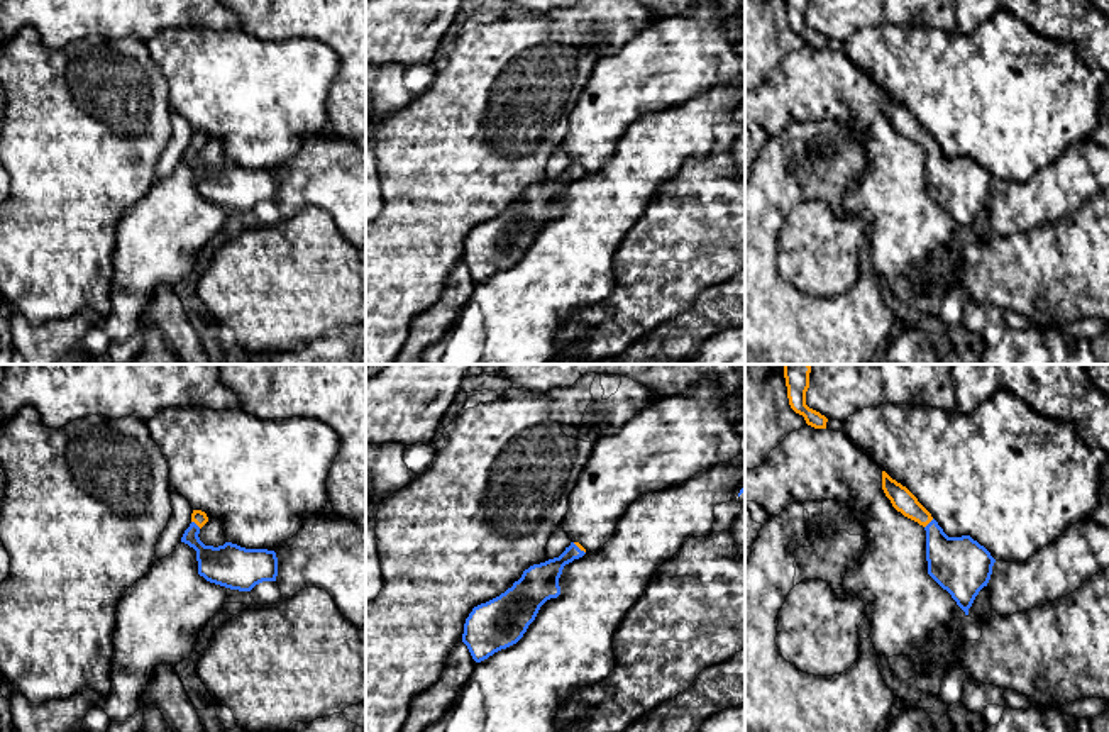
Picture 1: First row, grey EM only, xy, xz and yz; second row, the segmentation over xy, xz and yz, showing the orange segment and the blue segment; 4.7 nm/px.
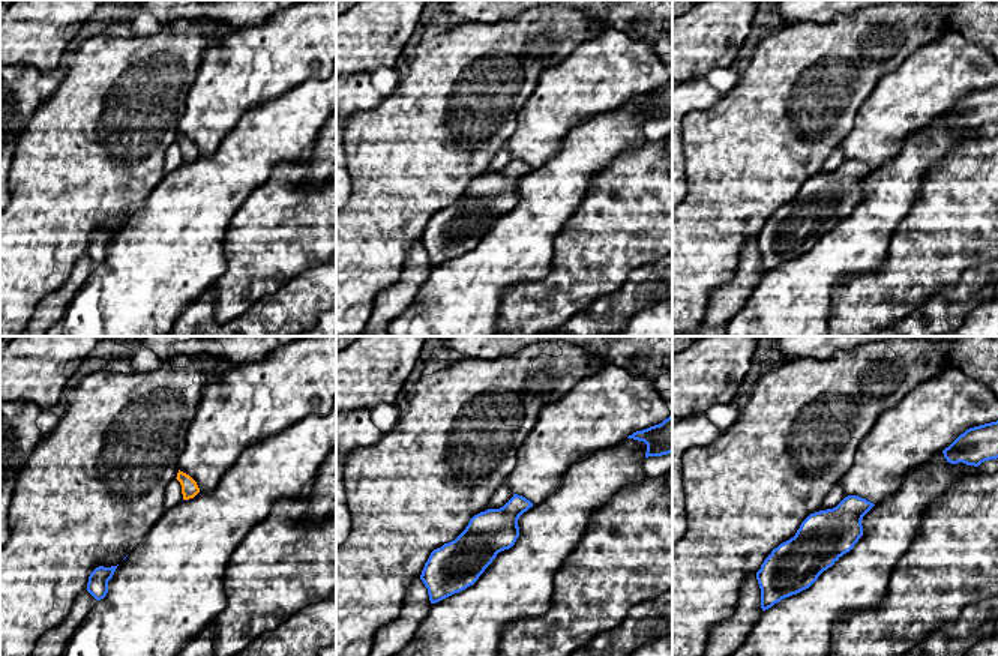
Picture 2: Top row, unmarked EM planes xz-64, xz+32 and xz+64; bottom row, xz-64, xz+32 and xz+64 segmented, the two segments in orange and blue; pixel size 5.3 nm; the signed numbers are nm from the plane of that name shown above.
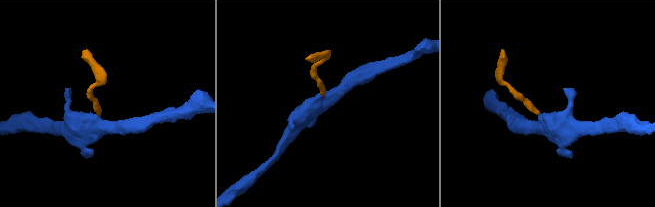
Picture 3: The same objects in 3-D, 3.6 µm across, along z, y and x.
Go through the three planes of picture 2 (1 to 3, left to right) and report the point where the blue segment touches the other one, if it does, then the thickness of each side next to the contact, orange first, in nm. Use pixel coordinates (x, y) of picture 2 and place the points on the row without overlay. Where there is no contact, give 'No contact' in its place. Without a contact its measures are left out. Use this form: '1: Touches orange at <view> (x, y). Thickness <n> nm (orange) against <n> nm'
1: No contact
2: No contact
3: No contact

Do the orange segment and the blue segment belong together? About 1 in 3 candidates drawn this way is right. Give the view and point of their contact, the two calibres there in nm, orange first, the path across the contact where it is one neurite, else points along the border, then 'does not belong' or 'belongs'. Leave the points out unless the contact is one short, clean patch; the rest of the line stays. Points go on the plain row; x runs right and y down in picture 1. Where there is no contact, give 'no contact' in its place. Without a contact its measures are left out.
xy (197, 144) | 70/200 nm | across xy (198, 138), (197, 144), (193, 161), (229, 185) | belongs

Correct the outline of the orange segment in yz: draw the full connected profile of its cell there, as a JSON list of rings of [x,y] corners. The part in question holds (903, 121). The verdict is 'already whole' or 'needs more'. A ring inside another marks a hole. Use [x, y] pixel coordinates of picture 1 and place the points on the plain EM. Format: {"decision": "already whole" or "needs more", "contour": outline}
{"decision": "needs more", "contour": [[[886,92],[882,110],[897,132],[924,147],[928,195],[968,236],[975,217],[990,200],[996,180],[970,156],[948,158],[918,119]]]}

